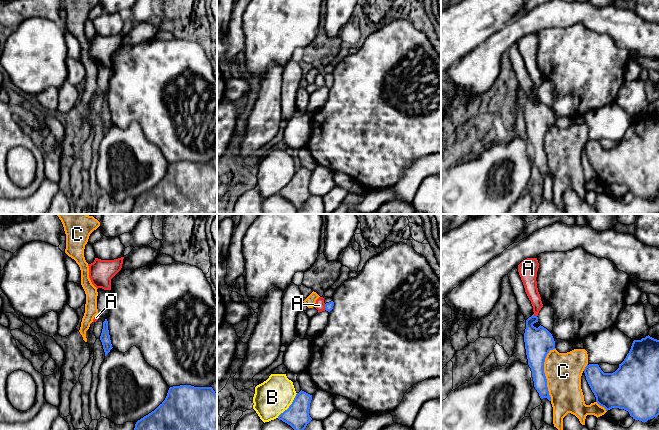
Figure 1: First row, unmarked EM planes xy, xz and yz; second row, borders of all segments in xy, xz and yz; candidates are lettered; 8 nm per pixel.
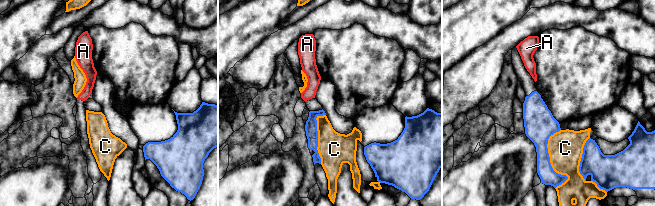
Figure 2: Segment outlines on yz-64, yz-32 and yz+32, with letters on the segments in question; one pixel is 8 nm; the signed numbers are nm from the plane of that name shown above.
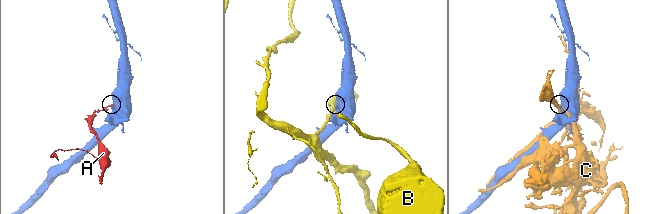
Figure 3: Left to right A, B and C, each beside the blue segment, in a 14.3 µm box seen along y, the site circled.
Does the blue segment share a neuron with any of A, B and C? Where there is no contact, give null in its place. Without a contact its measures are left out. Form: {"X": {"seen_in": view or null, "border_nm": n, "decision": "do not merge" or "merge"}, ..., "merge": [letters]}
{"A": {"seen_in": "xz", "border_nm": 50, "decision": "do not merge"}, "B": {"seen_in": "xz", "border_nm": 260, "decision": "do not merge"}, "C": {"seen_in": "yz", "border_nm": 420, "decision": "do not merge"}, "merge": []}

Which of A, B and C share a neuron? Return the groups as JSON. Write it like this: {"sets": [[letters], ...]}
{"sets": [["A"], ["B"], ["C"]]}

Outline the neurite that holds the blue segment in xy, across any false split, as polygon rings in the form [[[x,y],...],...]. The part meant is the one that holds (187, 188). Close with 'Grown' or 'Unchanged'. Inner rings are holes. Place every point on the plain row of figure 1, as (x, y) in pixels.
[[[170,163],[165,176],[136,198],[130,214],[217,214],[217,170],[212,163]]]. Unchanged

